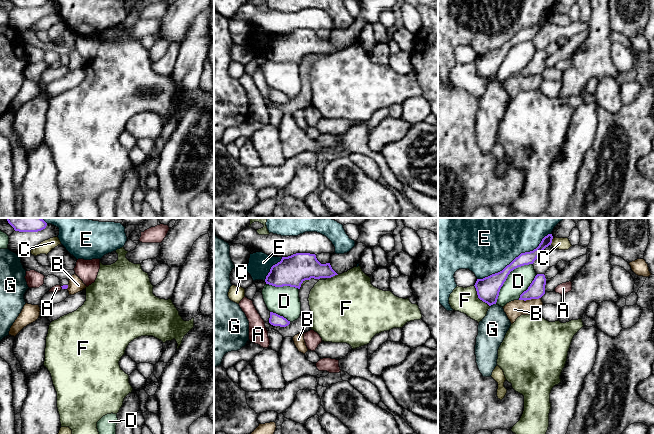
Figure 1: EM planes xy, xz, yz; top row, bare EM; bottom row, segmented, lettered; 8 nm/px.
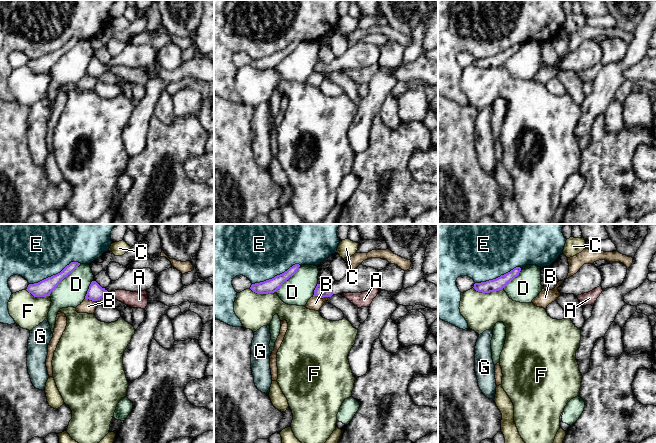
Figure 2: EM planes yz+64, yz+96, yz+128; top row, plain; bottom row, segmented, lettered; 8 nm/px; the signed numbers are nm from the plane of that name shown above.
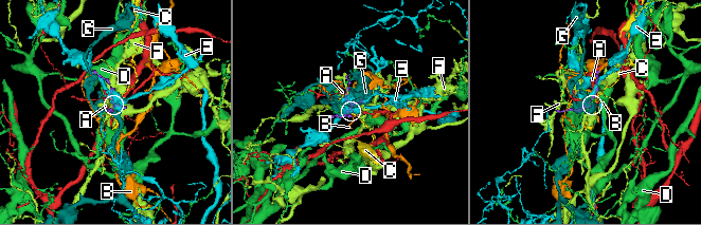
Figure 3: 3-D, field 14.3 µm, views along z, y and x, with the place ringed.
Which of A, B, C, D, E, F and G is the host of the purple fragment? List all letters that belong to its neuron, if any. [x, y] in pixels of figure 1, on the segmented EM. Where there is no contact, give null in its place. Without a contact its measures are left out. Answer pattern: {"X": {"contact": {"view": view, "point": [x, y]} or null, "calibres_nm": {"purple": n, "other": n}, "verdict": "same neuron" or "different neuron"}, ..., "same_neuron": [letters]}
{"A": {"contact": {"view": "xy", "point": [61, 286]}, "calibres_nm": {"purple": 30, "other": 50}, "verdict": "different neuron"}, "B": {"contact": {"view": "yz", "point": [529, 299]}, "calibres_nm": {"purple": 140, "other": 140}, "verdict": "different neuron"}, "C": {"contact": {"view": "yz", "point": [551, 241]}, "calibres_nm": {"purple": 100, "other": 100}, "verdict": "different neuron"}, "D": {"contact": {"view": "yz", "point": [507, 276]}, "calibres_nm": {"purple": 190, "other": 190}, "verdict": "different neuron"}, "E": {"contact": {"view": "yz", "point": [516, 257]}, "calibres_nm": {"purple": 120, "other": 500}, "verdict": "different neuron"}, "F": {"contact": {"view": "yz", "point": [478, 297]}, "calibres_nm": {"purple": 190, "other": 200}, "verdict": "different neuron"}, "G": {"contact": {"view": "yz", "point": [492, 304]}, "calibres_nm": {"purple": 190, "other": 220}, "verdict": "different neuron"}, "same_neuron": []}

